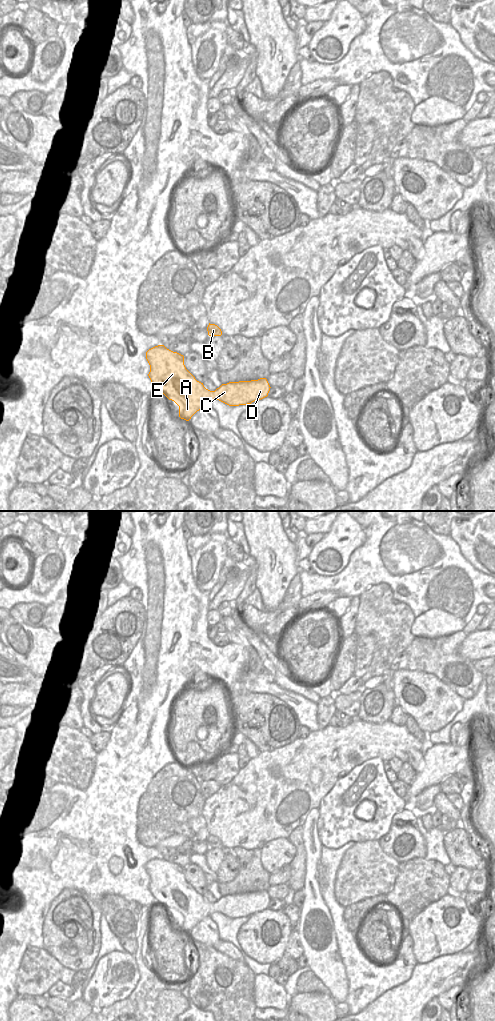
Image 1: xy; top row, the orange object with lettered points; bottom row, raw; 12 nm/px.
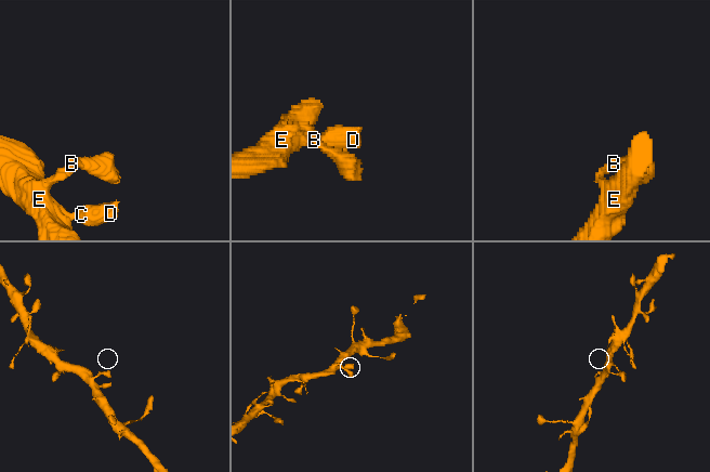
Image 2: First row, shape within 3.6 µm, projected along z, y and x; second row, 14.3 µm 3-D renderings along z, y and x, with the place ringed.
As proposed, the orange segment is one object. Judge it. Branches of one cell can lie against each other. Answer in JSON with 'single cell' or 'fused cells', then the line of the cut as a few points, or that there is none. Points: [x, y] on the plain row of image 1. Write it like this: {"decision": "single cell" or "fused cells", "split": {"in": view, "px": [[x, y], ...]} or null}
{"decision": "single cell", "split": null}

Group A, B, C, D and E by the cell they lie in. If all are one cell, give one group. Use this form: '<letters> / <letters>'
A B C D E

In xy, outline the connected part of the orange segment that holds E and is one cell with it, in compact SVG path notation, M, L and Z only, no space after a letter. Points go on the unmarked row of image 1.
M164 857L149 861L146 871L150 877L148 888L156 904L174 913L179 918L179 929L186 933L213 912L229 918L247 917L267 909L271 900L266 890L260 890L229 894L210 903L186 881L184 868Z

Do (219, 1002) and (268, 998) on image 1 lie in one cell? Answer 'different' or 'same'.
different

